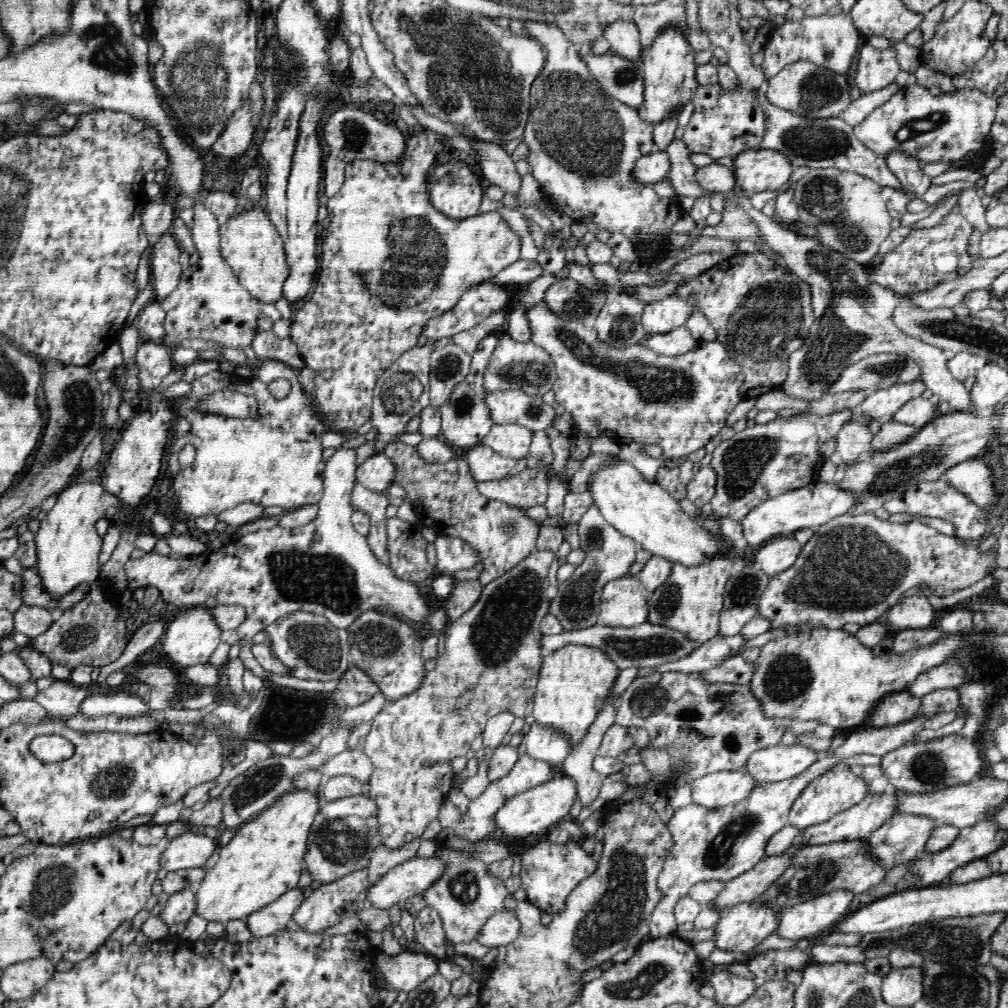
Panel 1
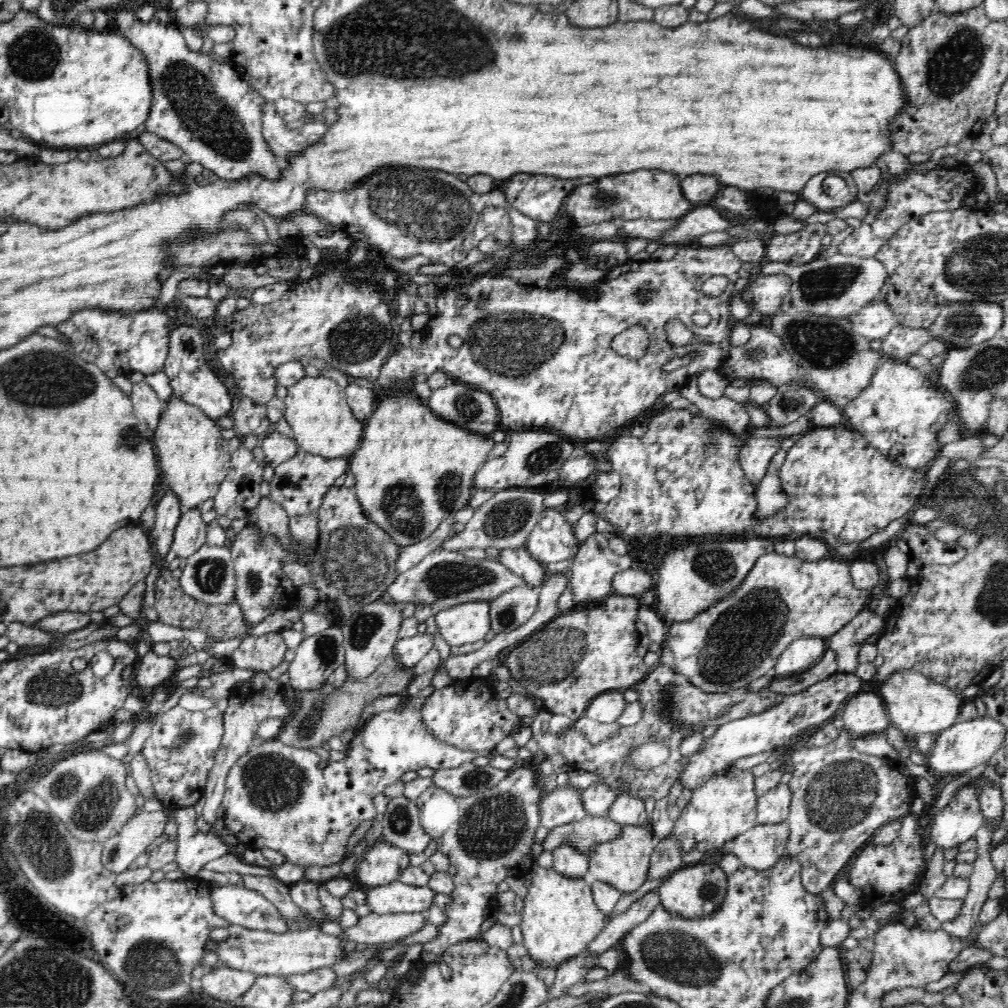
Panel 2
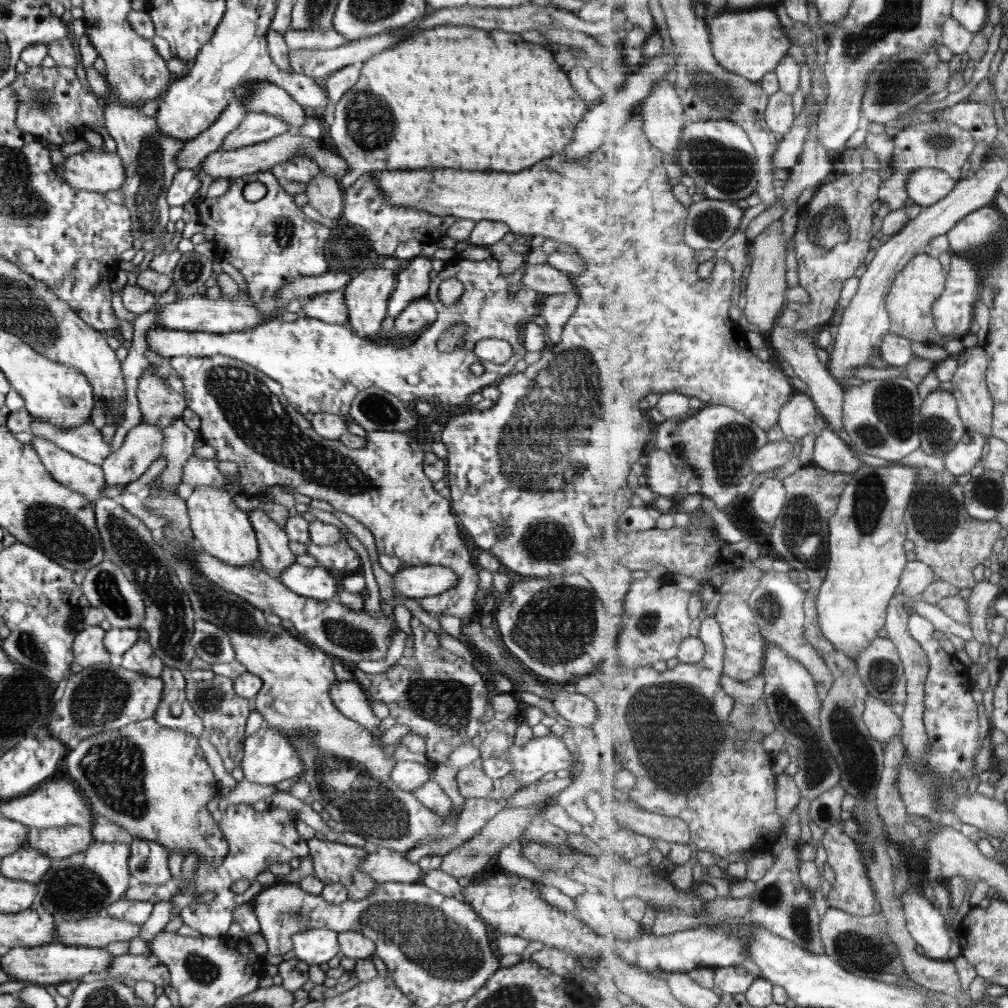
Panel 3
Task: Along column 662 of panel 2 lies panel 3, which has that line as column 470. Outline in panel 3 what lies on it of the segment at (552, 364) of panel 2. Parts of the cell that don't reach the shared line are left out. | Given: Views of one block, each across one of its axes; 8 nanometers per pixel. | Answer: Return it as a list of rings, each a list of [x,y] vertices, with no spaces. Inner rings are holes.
[[[493,256],[482,261],[472,261],[465,257],[445,261],[444,268],[430,281],[426,294],[436,308],[436,320],[422,330],[421,336],[416,342],[405,348],[392,344],[377,344],[368,337],[358,336],[357,332],[348,323],[344,325],[328,324],[322,322],[322,320],[310,318],[306,314],[298,317],[293,322],[285,322],[279,317],[272,317],[271,320],[254,328],[226,334],[170,330],[154,323],[146,331],[145,339],[149,350],[157,352],[166,358],[226,355],[245,362],[279,382],[290,406],[307,417],[316,413],[330,413],[346,418],[349,414],[351,402],[360,391],[366,389],[375,391],[384,389],[406,404],[412,400],[428,400],[428,402],[438,400],[442,406],[446,405],[447,408],[455,411],[455,406],[464,404],[474,392],[479,392],[479,390],[487,386],[496,386],[505,376],[515,372],[514,365],[518,360],[525,357],[527,350],[521,342],[522,329],[520,328],[529,322],[530,316],[542,314],[542,306],[540,306],[538,292],[528,288],[522,282],[524,273],[525,268],[522,266],[510,275],[502,275],[498,268],[498,261]],[[447,278],[457,278],[465,285],[464,292],[458,299],[458,304],[452,306],[452,308],[444,306],[439,297],[440,283]],[[513,286],[519,286],[519,289],[516,292],[509,292],[508,288]],[[456,323],[464,323],[467,326],[467,331],[463,334],[465,338],[464,346],[452,352],[440,352],[437,349],[437,340],[448,327]],[[485,338],[507,339],[512,345],[512,356],[504,364],[479,360],[474,352],[474,347],[479,340]],[[474,362],[483,364],[484,372],[482,375],[476,376],[470,371],[470,366]]]

